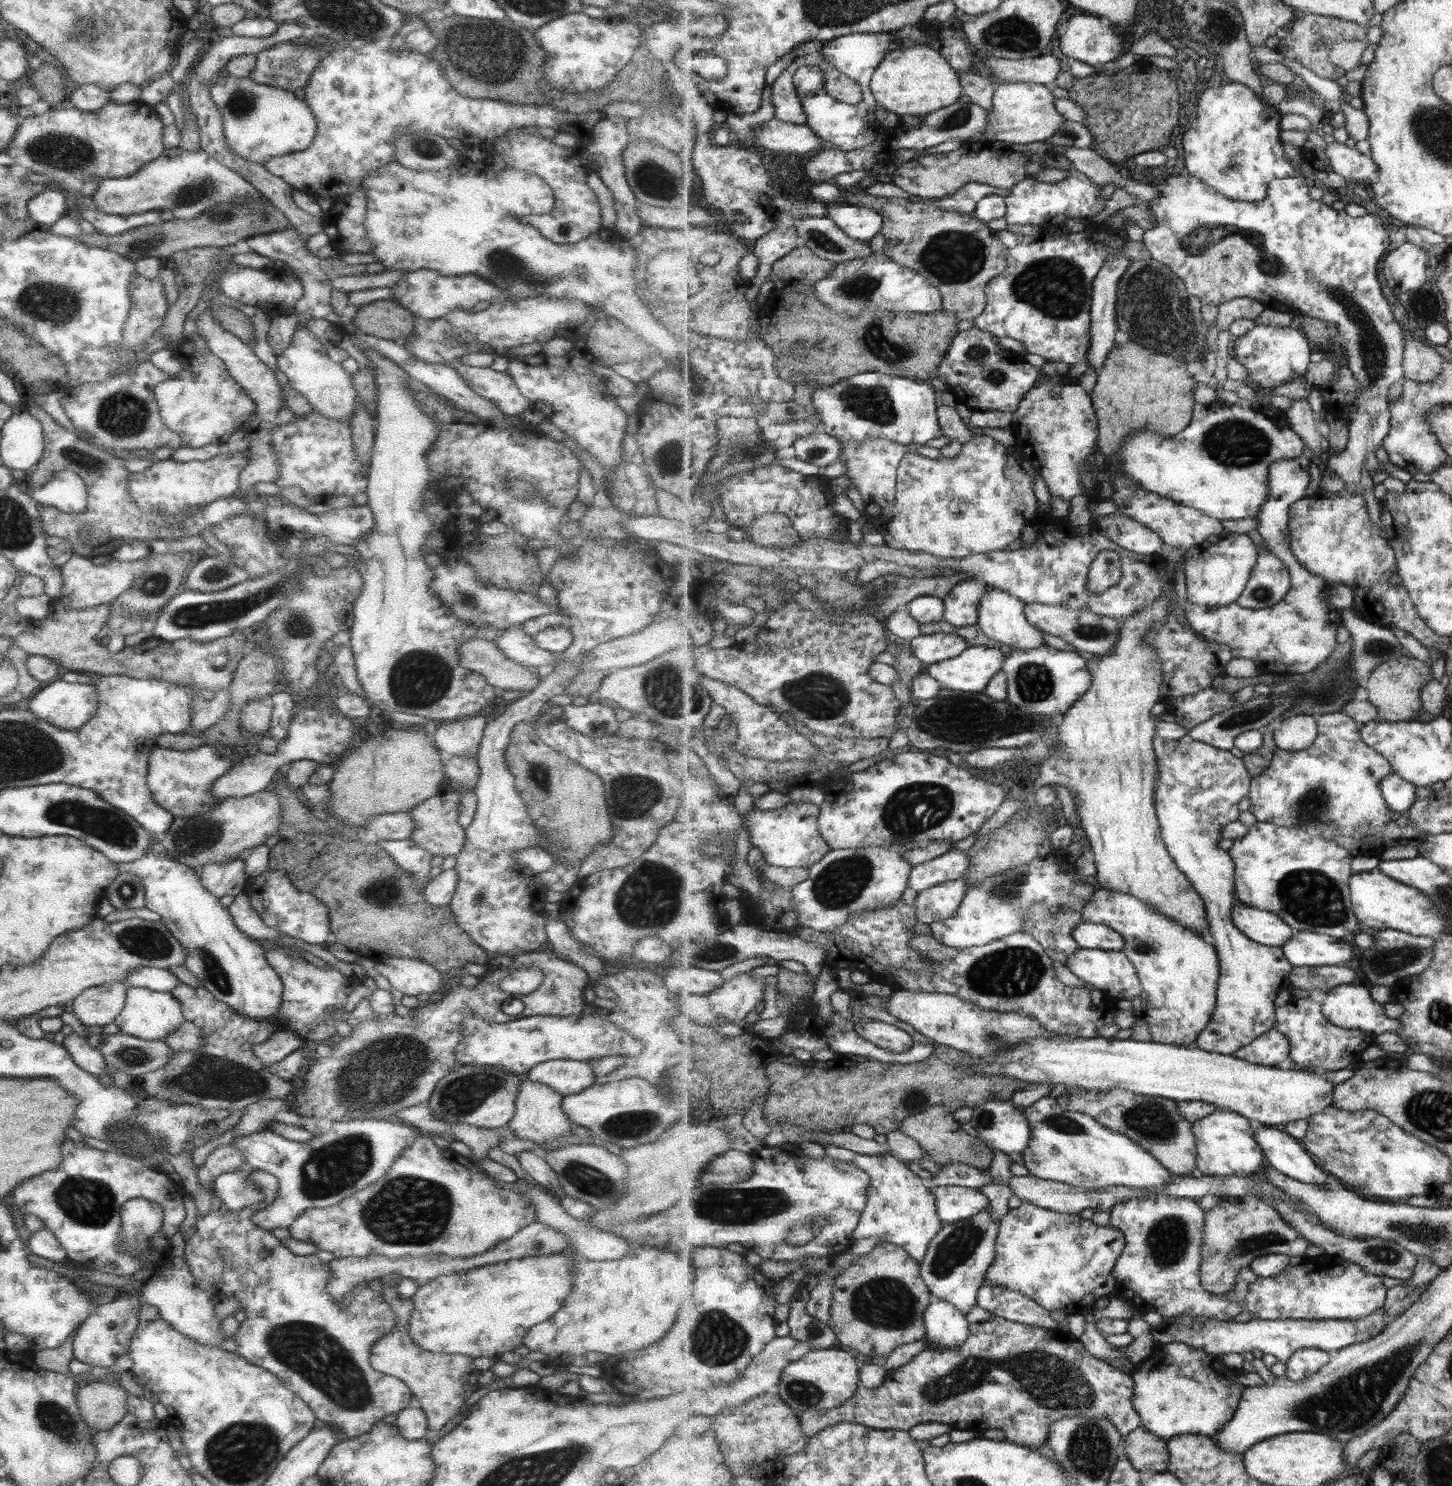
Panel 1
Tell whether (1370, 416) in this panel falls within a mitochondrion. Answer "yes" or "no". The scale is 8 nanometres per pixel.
no

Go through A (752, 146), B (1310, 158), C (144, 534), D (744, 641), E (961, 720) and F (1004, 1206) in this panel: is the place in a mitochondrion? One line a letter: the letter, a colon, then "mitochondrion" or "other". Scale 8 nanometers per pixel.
A: other
B: other
C: other
D: other
E: mitochondrion
F: other

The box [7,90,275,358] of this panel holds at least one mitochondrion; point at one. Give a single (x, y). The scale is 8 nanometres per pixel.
(51, 305)

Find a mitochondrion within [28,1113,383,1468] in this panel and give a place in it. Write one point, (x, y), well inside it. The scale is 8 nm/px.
(312, 1353)

